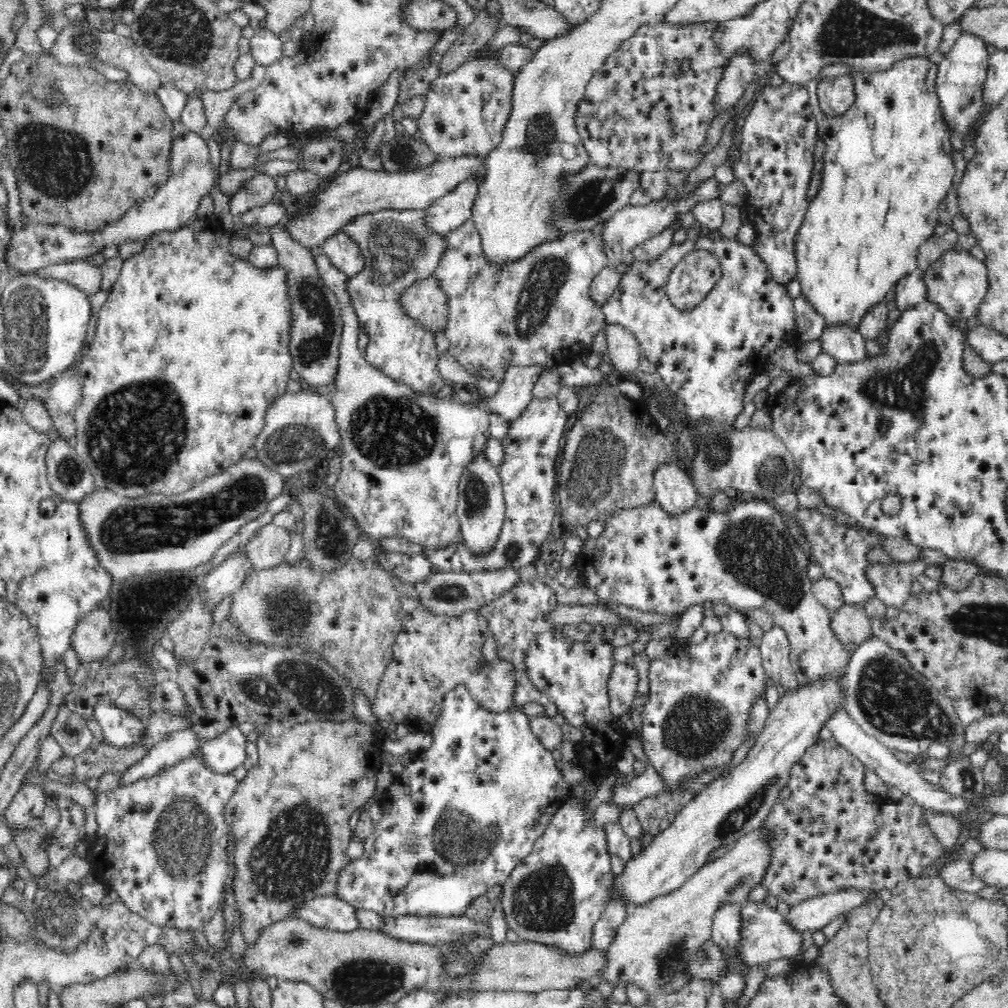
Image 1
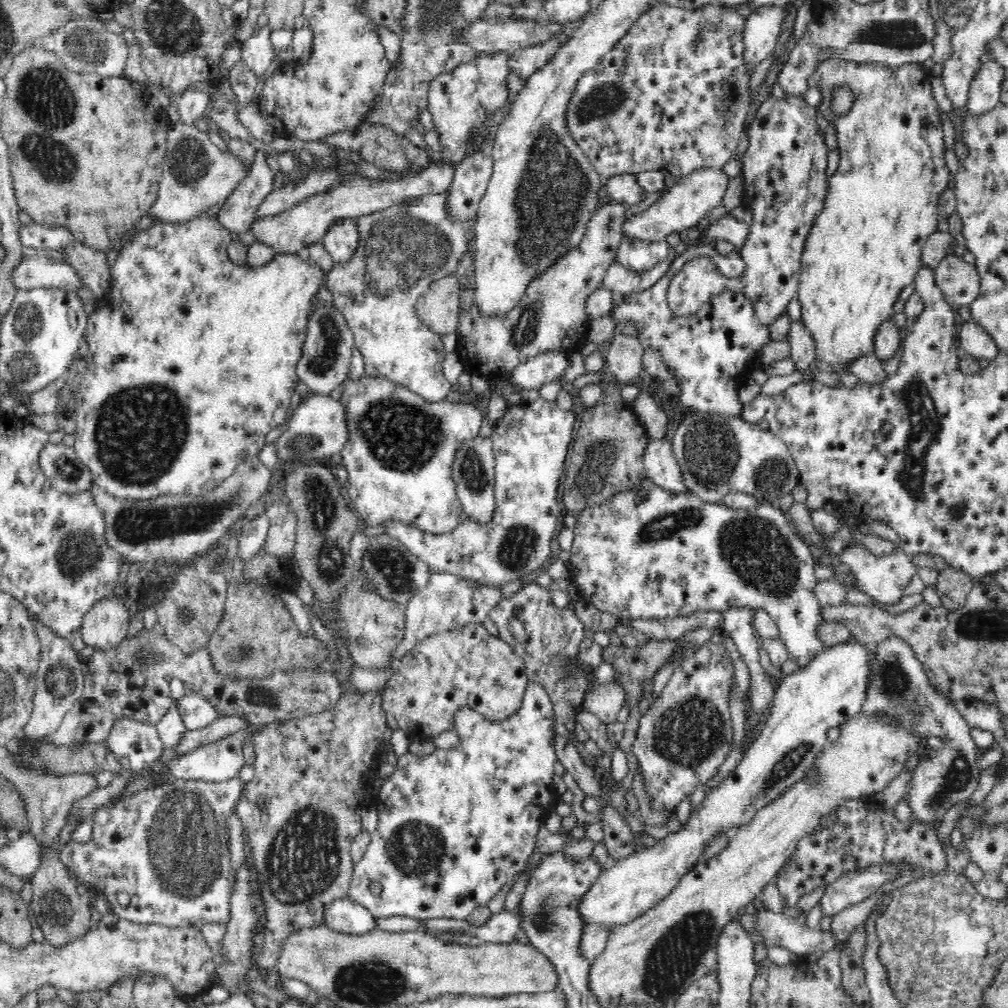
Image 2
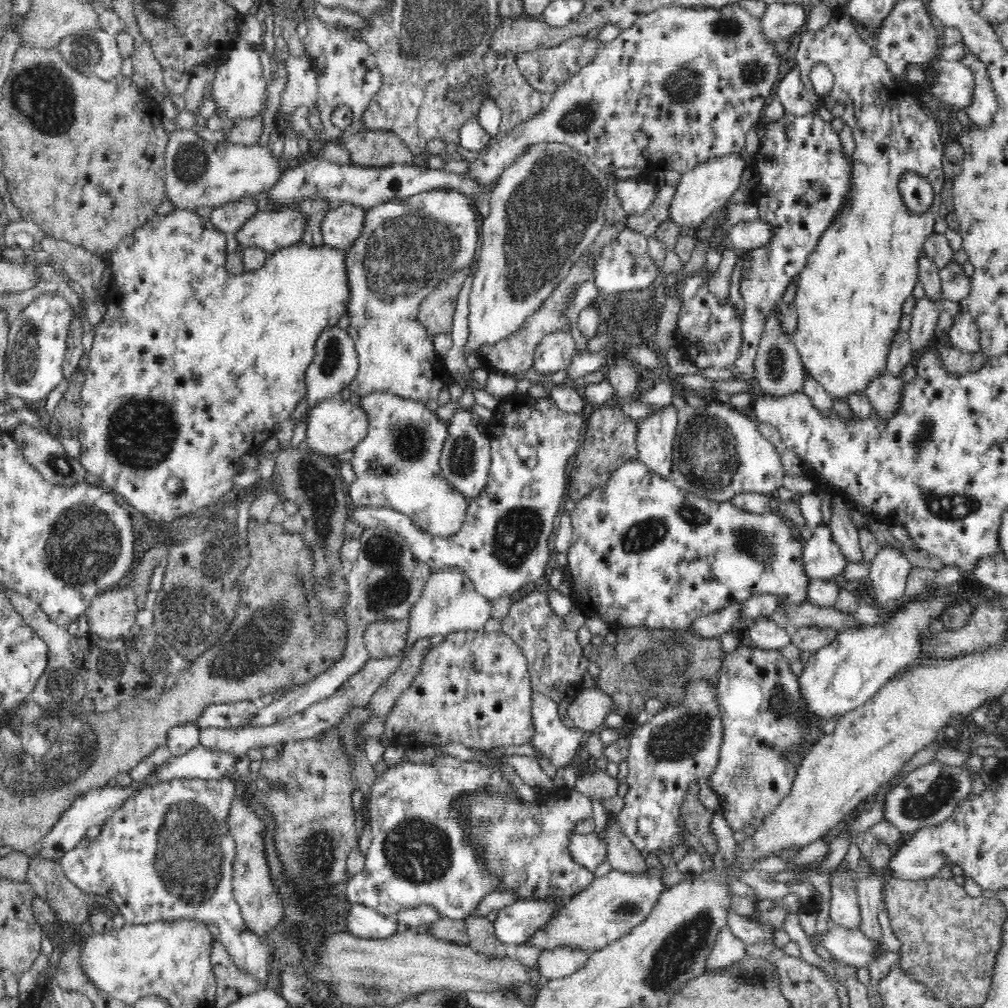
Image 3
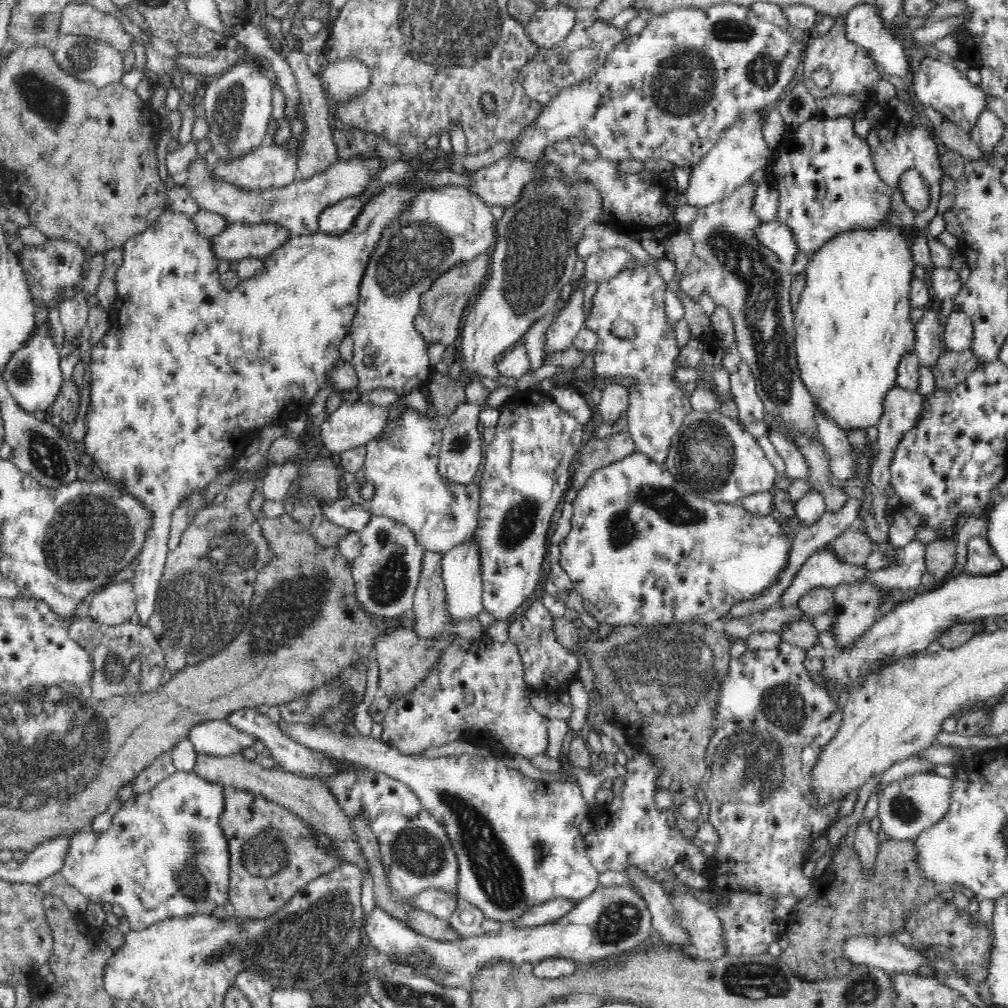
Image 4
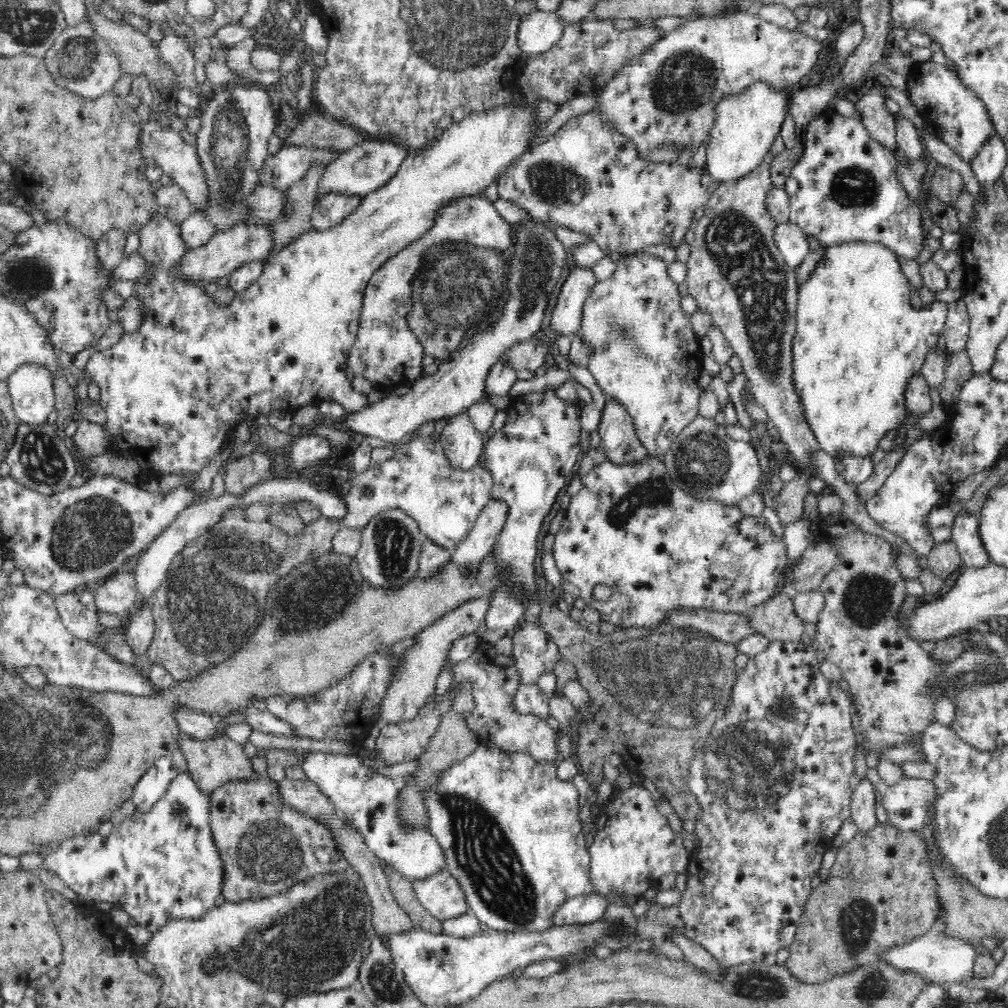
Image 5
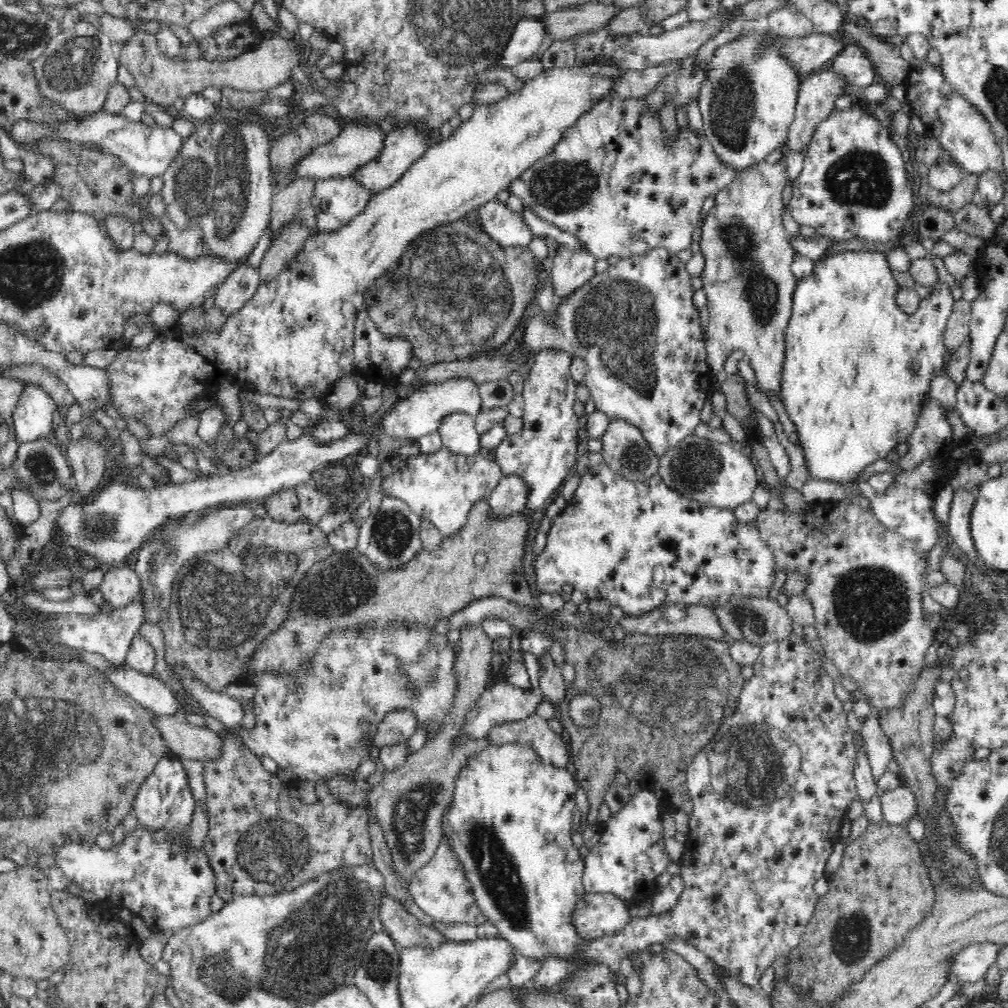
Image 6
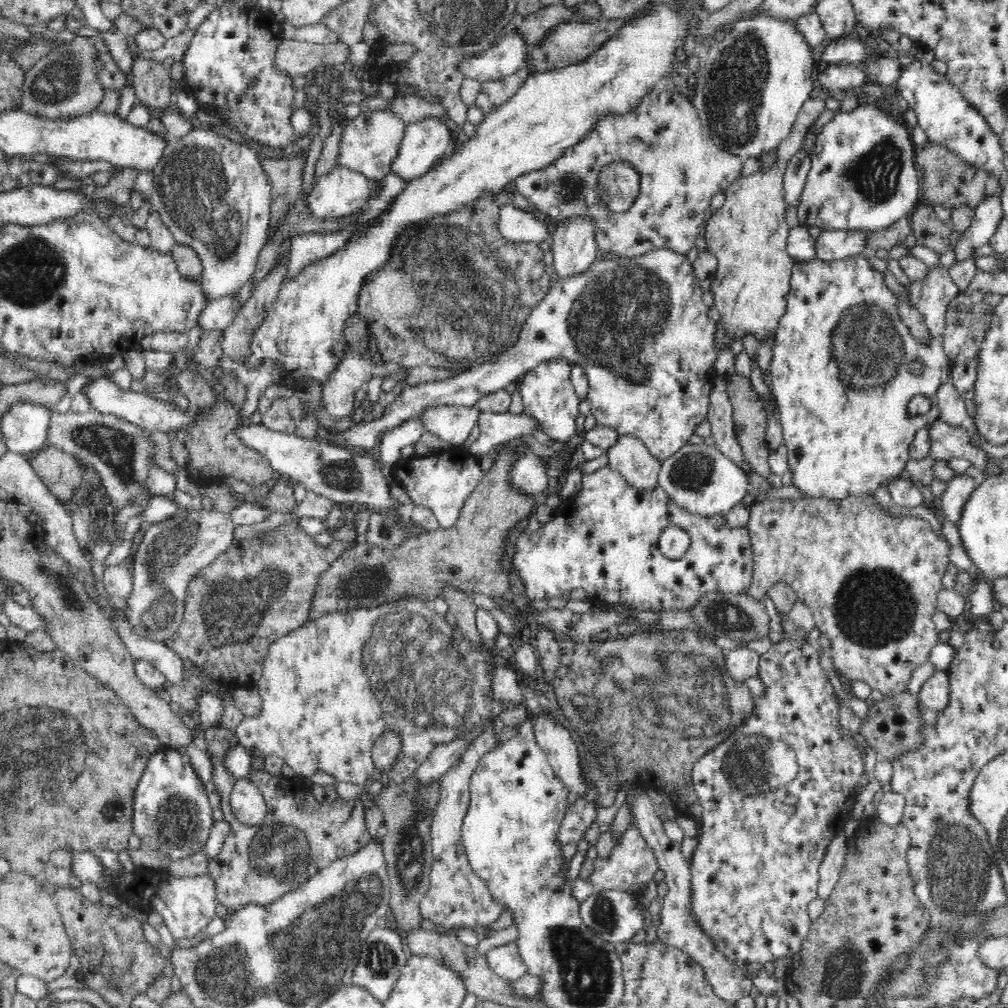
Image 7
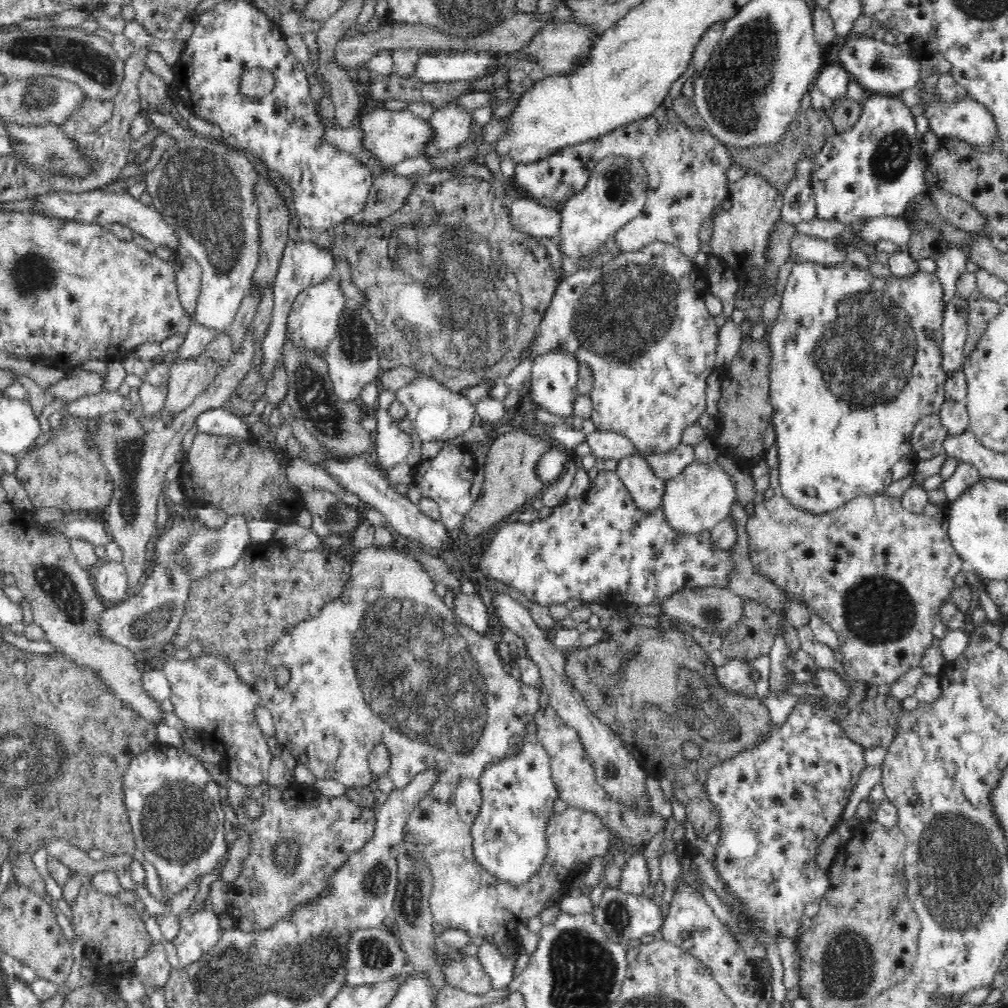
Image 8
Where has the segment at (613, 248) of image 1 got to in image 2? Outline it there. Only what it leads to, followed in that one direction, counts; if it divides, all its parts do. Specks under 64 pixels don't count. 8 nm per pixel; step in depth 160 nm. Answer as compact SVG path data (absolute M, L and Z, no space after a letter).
M720 168L698 169L688 176L678 178L678 184L667 189L647 210L636 212L634 216L622 221L623 238L637 242L660 242L666 241L673 232L680 233L697 226L701 218L708 216L713 208L721 204L729 179Z

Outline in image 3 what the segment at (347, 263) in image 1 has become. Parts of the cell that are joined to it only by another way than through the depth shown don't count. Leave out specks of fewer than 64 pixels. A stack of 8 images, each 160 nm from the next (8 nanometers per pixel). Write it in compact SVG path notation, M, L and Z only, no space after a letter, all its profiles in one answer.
M346 202L329 209L320 222L325 244L338 252L350 250L361 234L364 217L364 208Z

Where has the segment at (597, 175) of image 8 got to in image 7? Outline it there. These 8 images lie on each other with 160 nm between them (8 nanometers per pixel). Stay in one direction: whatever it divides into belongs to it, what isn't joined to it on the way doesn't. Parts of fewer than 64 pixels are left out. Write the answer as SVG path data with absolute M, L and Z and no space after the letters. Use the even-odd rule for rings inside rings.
M625 163L607 166L601 173L602 197L608 207L625 211L636 198L639 174ZM574 218L557 226L551 235L554 263L550 268L559 278L578 276L600 258L593 235L593 224L587 218Z

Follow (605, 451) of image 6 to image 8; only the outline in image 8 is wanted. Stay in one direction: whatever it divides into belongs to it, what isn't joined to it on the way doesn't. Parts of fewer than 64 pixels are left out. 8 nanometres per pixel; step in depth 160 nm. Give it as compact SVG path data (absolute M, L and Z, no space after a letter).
M640 451L617 460L615 474L621 479L634 503L644 510L661 506L665 481L656 475L650 462Z

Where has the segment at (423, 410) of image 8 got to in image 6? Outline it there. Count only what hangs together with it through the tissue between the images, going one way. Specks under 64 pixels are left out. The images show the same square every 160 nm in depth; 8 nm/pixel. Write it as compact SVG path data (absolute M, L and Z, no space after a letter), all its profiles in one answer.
M450 414L438 428L442 444L456 455L472 457L482 452L475 417L470 414Z

